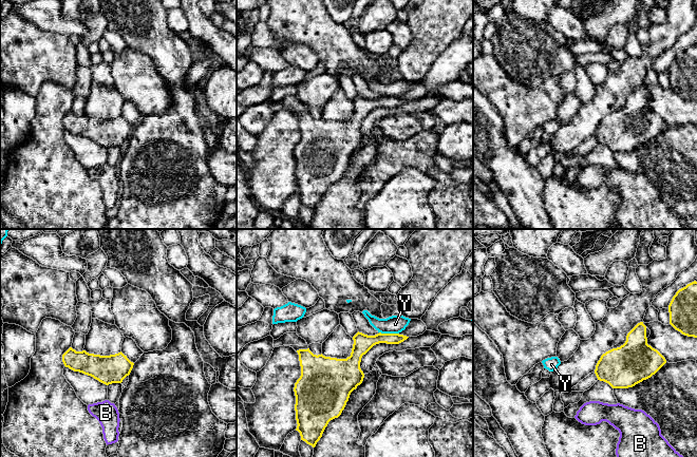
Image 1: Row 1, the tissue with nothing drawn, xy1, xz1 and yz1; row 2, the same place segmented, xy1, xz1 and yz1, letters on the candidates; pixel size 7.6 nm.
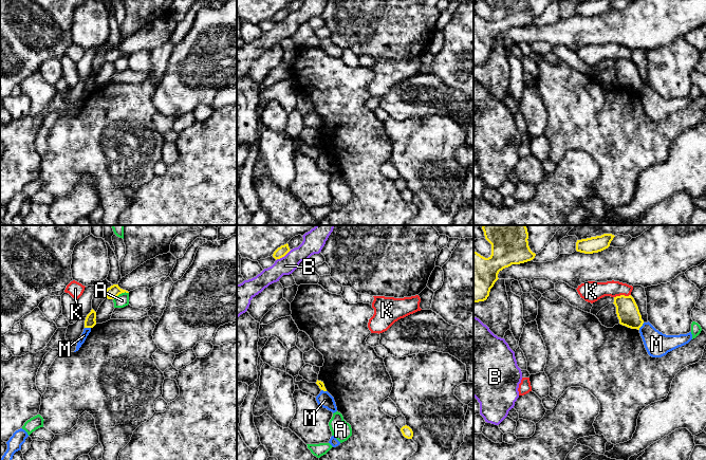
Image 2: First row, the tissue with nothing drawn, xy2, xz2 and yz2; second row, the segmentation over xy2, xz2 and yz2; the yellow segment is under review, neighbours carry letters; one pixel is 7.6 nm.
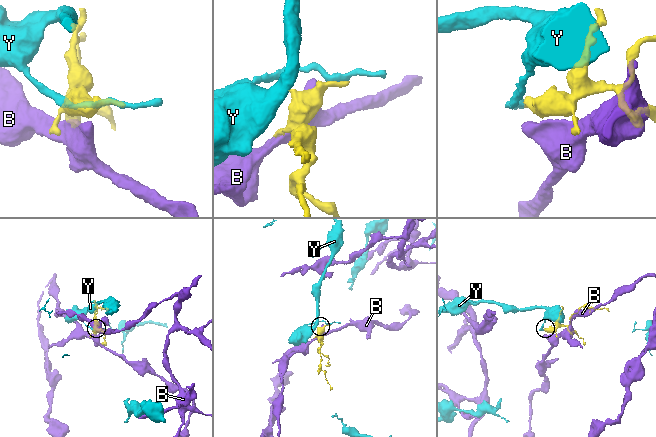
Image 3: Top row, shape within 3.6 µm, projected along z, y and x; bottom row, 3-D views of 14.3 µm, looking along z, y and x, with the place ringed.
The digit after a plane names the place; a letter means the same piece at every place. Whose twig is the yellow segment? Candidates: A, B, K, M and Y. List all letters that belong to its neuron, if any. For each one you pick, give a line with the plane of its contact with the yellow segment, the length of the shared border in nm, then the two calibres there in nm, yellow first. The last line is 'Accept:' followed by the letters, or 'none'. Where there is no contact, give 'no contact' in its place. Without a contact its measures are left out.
Accept: none

